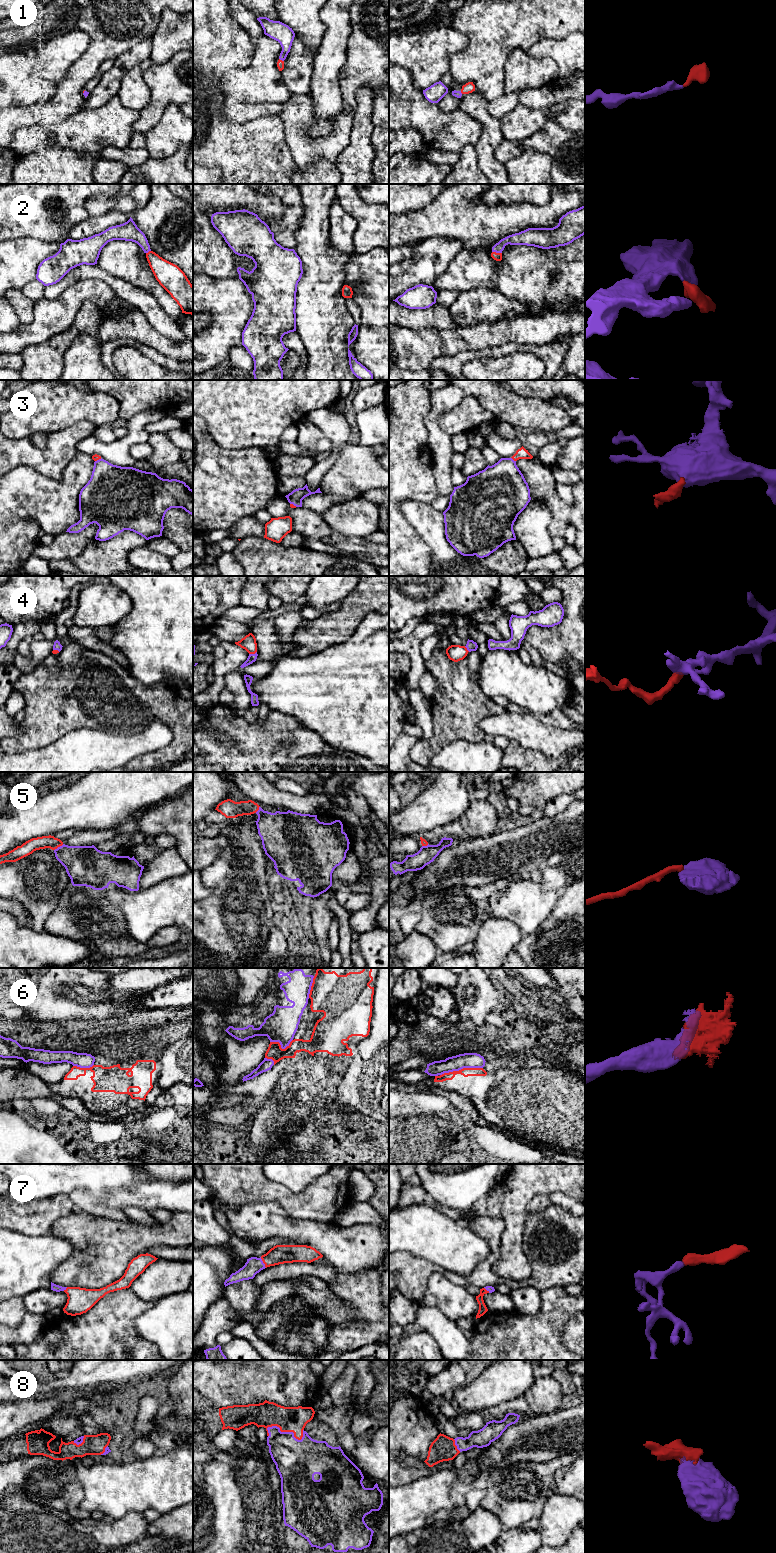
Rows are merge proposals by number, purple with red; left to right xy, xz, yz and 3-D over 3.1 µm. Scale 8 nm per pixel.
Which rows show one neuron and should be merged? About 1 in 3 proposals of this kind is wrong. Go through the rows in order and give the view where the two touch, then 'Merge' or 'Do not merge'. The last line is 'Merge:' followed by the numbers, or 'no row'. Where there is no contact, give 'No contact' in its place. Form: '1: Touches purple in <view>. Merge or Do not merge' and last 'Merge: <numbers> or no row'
1: Touches purple in xz. Merge
2: Touches purple in yz. Merge
3: Touches purple in yz. Merge
4: Touches purple in xz. Merge
5: Touches purple in xy. Do not merge
6: Touches purple in yz. Do not merge
7: Touches purple in xz. Merge
8: Touches purple in xz. Merge
Merge: 1, 2, 3, 4, 7, 8

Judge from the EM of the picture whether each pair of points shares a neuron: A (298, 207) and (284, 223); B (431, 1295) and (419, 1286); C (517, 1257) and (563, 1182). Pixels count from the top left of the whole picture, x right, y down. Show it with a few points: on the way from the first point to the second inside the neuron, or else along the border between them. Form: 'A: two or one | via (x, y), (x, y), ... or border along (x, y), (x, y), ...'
A: one | via (294, 211), (288, 219)
B: two | border along (441, 1273), (431, 1275), (419, 1303)
C: one | via (516, 1232), (516, 1204), (538, 1182)

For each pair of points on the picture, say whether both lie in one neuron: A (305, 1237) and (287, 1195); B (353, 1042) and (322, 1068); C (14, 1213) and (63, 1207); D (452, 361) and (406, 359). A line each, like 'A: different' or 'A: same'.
A: different
B: same
C: same
D: different

